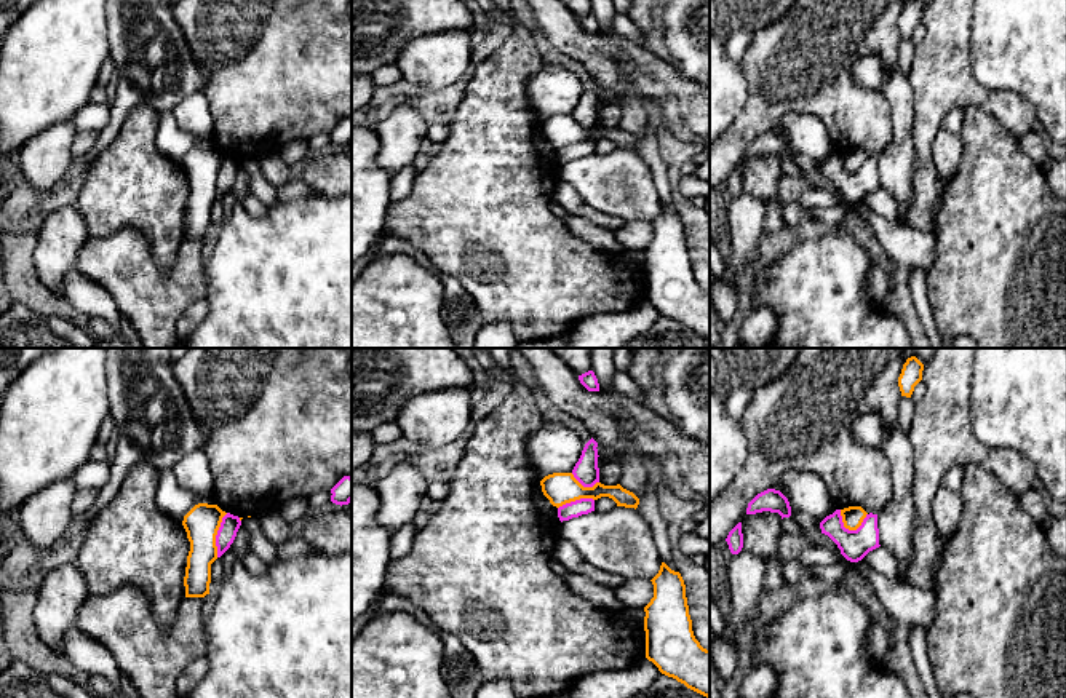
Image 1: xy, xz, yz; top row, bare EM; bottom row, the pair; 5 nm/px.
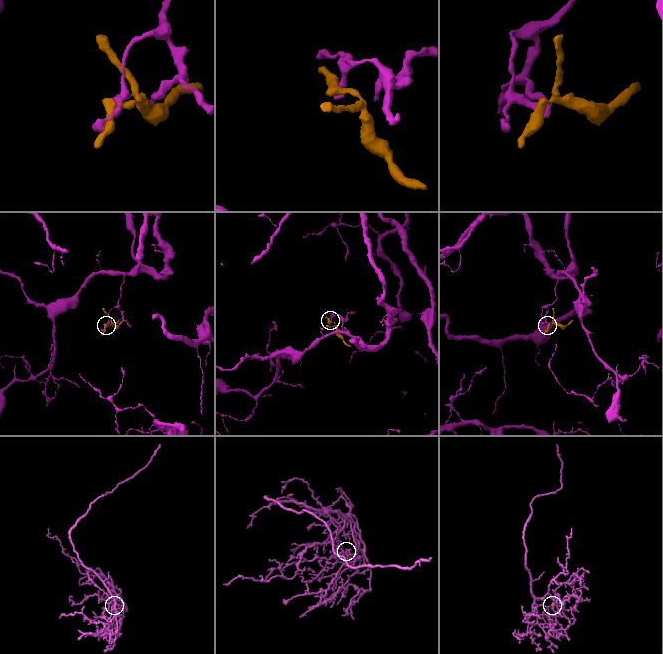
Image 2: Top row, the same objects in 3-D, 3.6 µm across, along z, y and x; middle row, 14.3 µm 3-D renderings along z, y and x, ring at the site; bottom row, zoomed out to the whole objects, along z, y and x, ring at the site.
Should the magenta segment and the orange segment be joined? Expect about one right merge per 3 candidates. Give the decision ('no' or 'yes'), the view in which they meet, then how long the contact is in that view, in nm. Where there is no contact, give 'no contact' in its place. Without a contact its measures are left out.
no | yz | 150 nm

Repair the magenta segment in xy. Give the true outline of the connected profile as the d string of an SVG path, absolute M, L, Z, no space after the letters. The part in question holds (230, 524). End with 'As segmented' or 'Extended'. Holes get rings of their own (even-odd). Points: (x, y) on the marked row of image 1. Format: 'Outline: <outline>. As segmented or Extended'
Outline: M227 513L222 518L221 527L216 535L217 557L221 557L230 548L240 525L241 525L241 521L238 516Z. As segmented

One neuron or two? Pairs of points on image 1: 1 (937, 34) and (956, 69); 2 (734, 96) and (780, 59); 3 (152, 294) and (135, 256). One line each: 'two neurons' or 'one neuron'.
1: one neuron
2: two neurons
3: one neuron

